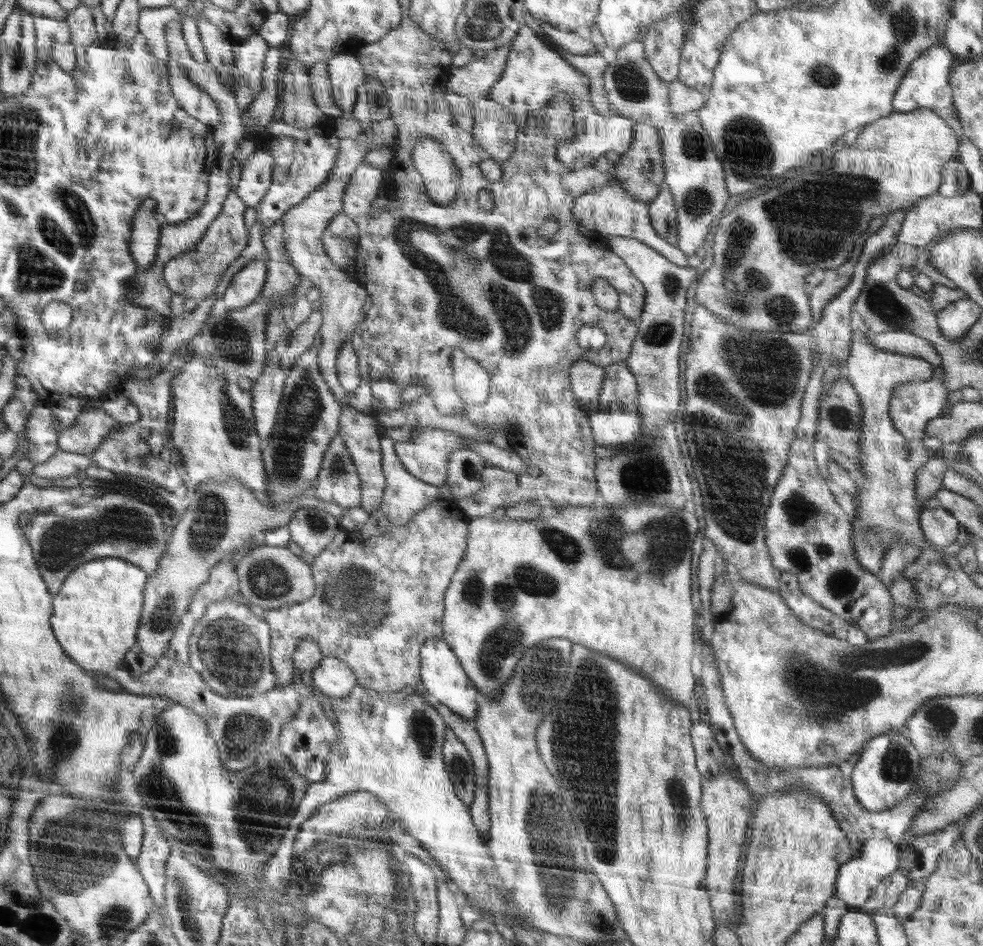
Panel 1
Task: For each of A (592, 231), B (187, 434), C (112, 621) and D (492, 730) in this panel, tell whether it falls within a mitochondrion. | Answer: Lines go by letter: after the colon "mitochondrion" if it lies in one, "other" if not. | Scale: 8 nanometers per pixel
A: other
B: mitochondrion
C: other
D: other

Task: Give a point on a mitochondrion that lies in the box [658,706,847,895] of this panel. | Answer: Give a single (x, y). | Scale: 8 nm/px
(678, 794)

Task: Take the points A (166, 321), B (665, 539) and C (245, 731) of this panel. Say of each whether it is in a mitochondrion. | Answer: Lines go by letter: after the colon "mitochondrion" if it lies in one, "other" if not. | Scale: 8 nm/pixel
A: other
B: mitochondrion
C: mitochondrion

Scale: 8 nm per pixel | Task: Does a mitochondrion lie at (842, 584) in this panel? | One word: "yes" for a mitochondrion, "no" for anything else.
yes

